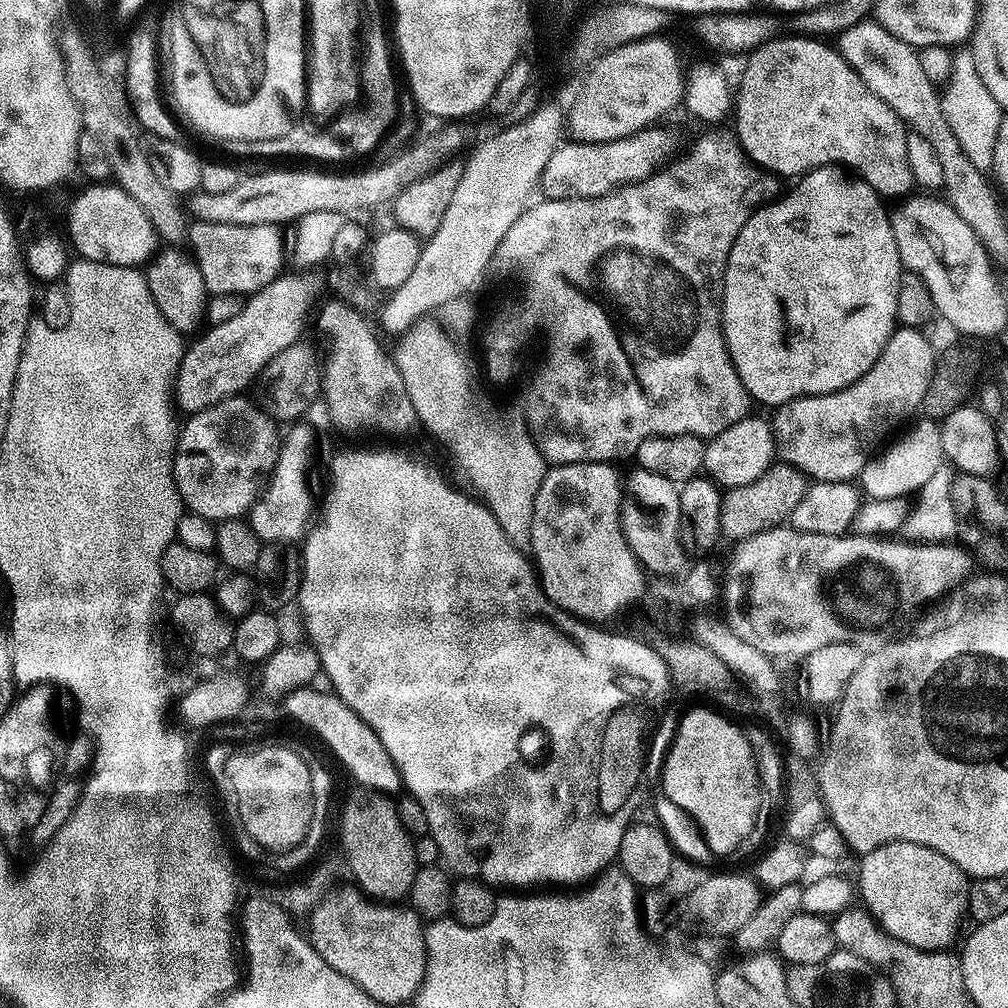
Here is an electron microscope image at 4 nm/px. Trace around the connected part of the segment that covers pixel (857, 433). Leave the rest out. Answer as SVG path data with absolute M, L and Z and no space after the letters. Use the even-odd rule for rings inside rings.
M897 327L874 366L858 382L837 392L799 396L779 405L770 416L776 456L813 481L855 481L873 455L876 440L882 439L907 416L915 417L921 411L938 357L924 334L918 328Z

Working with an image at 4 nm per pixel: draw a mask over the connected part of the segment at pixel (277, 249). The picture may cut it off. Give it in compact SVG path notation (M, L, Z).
M201 220L189 223L188 244L191 255L202 270L212 296L218 294L238 294L247 297L265 288L270 281L281 275L286 260L286 236L274 224L242 226L241 224L215 224Z

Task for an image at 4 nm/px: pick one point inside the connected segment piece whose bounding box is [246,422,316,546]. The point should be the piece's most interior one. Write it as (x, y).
(285, 502)

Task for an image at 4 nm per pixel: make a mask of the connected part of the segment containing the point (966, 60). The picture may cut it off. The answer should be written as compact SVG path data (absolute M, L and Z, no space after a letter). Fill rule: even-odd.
M960 50L952 60L952 73L948 76L948 85L942 88L940 105L942 114L946 114L946 122L950 122L950 130L954 130L954 138L962 142L962 150L966 150L966 158L974 162L974 166L985 170L991 169L994 158L994 138L998 138L998 126L1002 109L994 102L994 94L982 86L982 78L978 78L978 70L974 66L971 51Z

